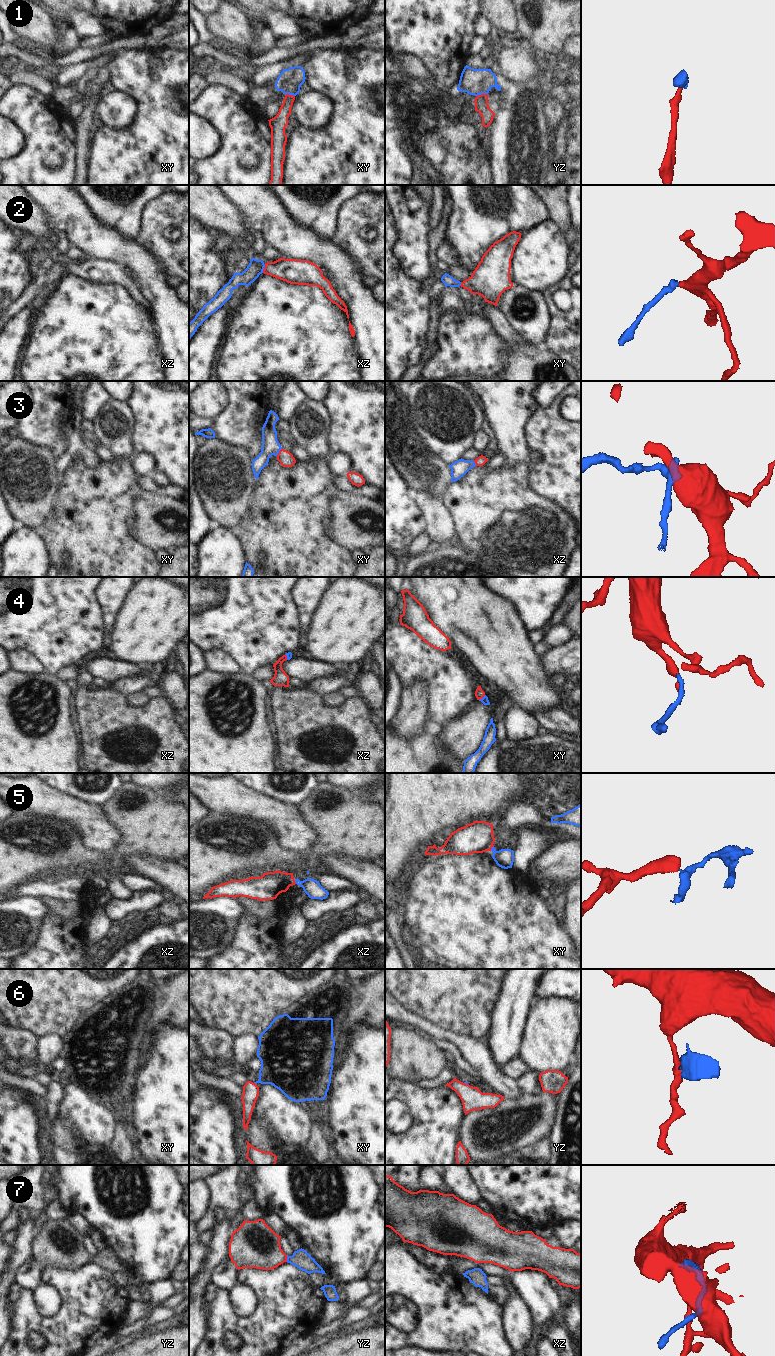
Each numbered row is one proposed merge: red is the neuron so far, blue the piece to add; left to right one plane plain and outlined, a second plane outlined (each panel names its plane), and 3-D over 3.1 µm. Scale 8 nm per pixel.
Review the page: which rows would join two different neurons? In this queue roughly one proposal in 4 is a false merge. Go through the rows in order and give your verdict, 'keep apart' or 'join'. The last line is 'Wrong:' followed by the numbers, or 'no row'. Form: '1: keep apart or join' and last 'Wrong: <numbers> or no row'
1: join
2: join
3: join
4: join
5: keep apart
6: keep apart
7: join
Wrong: 5, 6

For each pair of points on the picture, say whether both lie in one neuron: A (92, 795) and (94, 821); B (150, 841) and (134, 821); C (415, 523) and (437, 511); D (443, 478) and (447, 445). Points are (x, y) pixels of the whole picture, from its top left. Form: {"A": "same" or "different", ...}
{"A": "different", "B": "same", "C": "different", "D": "different"}

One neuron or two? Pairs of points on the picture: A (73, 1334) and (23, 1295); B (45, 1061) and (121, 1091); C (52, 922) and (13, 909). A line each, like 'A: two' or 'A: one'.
A: one
B: two
C: two

